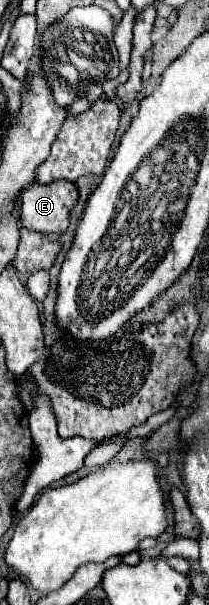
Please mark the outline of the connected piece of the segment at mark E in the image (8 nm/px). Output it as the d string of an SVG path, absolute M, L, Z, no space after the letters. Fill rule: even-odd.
M69 181L29 185L19 193L19 225L37 233L61 235L69 227L69 211L77 197L77 189Z

